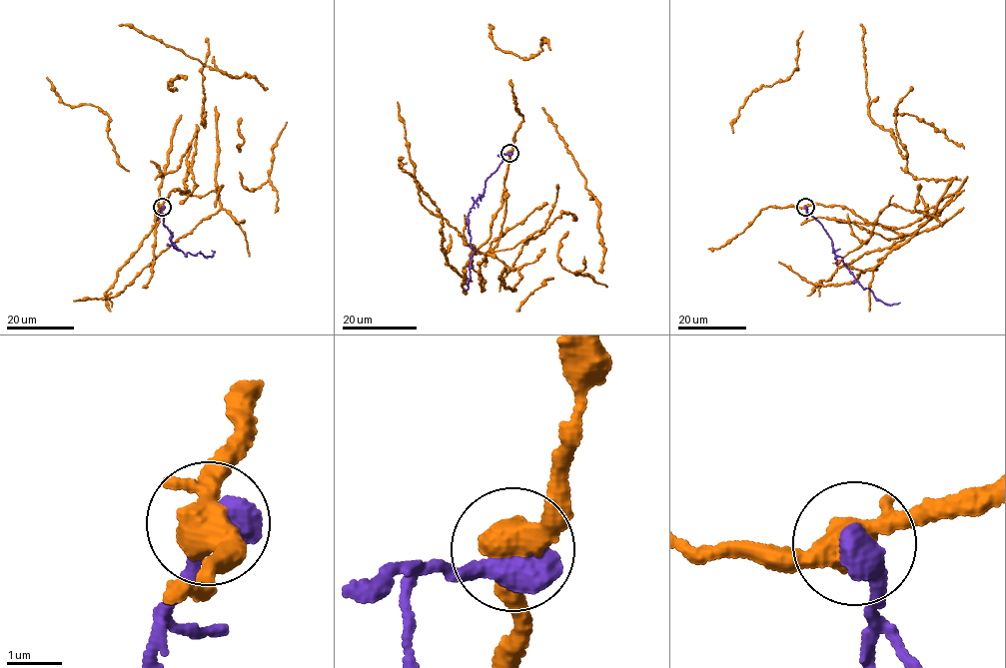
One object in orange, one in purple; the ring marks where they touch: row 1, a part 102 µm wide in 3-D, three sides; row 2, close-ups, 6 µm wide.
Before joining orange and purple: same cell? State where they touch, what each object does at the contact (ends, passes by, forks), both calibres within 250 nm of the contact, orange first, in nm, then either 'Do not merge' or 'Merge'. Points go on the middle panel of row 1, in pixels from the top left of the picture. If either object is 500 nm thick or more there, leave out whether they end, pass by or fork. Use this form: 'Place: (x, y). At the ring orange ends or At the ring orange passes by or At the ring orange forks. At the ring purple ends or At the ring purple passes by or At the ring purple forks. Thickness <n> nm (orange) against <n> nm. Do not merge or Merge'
Place: (509, 153). Thickness 440 nm (orange) against 650 nm. Do not merge

